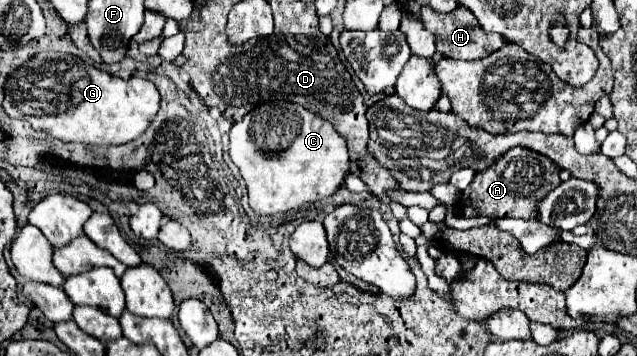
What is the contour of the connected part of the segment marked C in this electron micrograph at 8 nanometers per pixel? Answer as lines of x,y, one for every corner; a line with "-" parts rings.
285,100
275,104
261,104
249,114
245,114
241,122
233,124
229,138
229,156
247,184
249,206
255,210
255,214
261,216
273,216
277,212
287,212
303,204
329,198
341,188
345,176
349,174
351,160
345,140
327,120
299,104
291,104

